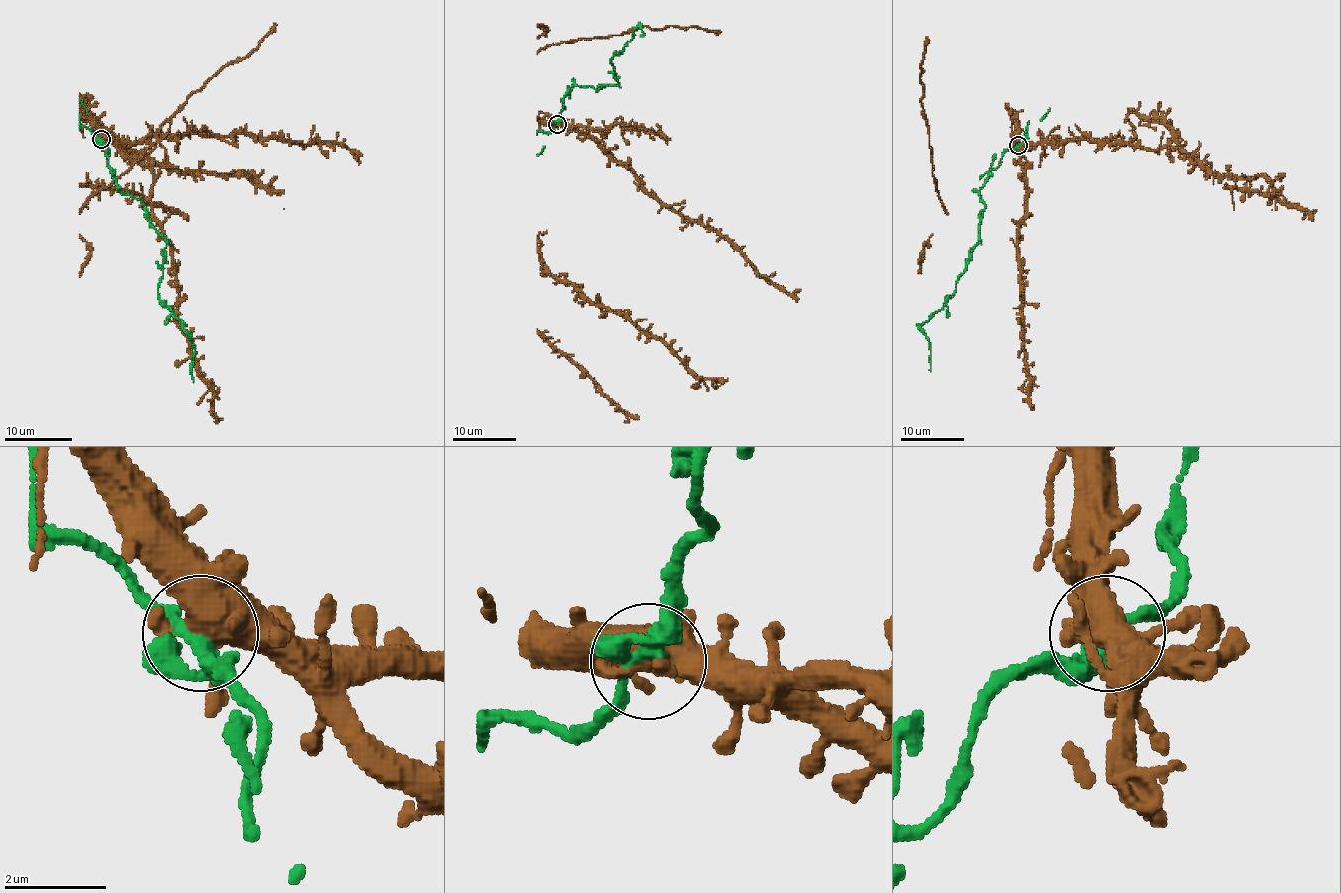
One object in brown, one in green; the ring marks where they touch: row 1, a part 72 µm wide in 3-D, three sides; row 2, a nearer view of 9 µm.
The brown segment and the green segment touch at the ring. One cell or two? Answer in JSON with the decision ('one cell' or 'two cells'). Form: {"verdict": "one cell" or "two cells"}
{"verdict": "two cells"}

